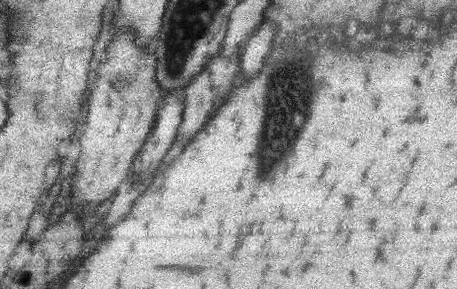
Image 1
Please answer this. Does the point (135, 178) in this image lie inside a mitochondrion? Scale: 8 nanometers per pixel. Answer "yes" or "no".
no

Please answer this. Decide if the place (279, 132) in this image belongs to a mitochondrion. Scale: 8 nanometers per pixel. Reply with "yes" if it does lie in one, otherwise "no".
yes

